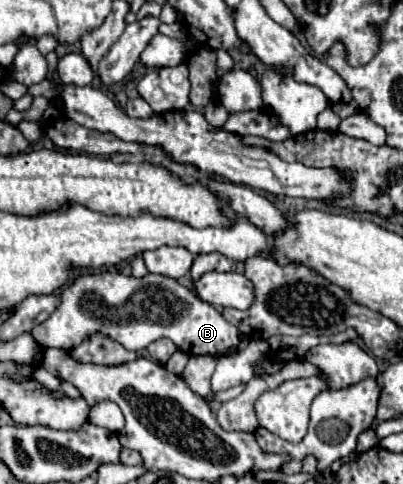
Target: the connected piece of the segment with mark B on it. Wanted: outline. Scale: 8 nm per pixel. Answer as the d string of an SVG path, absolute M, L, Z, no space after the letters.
M114 271L88 273L62 291L60 307L32 329L42 349L72 349L94 331L102 331L130 351L146 349L156 339L170 339L186 355L220 357L240 343L240 331L224 319L210 303L202 301L180 281L148 273L142 279L124 277Z

